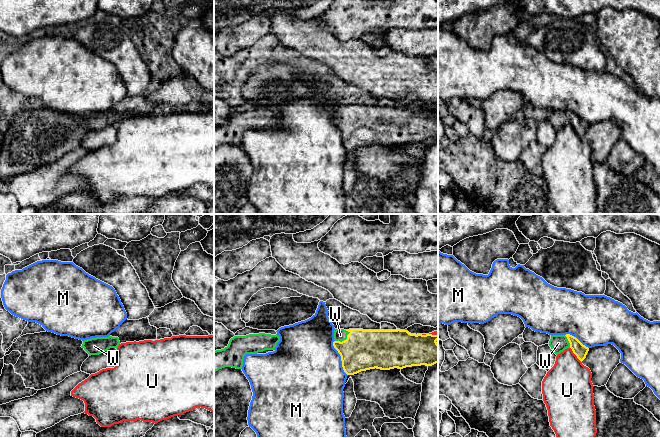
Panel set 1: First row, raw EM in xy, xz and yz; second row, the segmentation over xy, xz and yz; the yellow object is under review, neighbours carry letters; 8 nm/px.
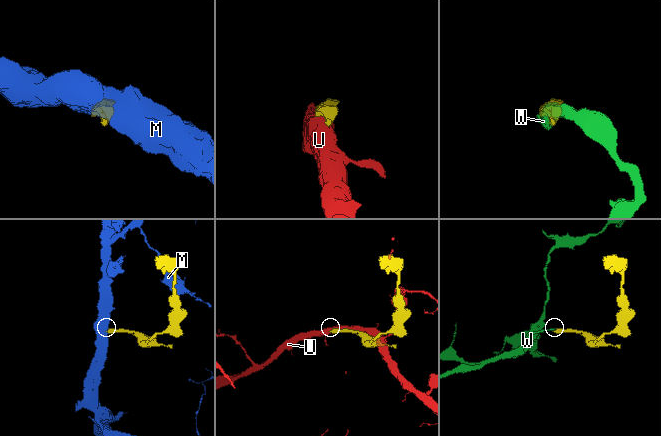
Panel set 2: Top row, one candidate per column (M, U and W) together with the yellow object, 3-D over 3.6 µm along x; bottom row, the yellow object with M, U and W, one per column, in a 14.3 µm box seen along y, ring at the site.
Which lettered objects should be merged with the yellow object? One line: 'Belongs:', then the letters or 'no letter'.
Belongs: W

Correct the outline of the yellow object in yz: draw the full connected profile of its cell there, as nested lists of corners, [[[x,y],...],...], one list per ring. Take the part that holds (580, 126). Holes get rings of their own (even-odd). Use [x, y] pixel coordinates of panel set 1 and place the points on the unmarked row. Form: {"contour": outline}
{"contour": [[[552,111],[549,117],[549,122],[553,128],[558,131],[567,124],[571,124],[573,129],[582,138],[589,127],[589,124],[583,121],[576,113],[566,111]]]}

